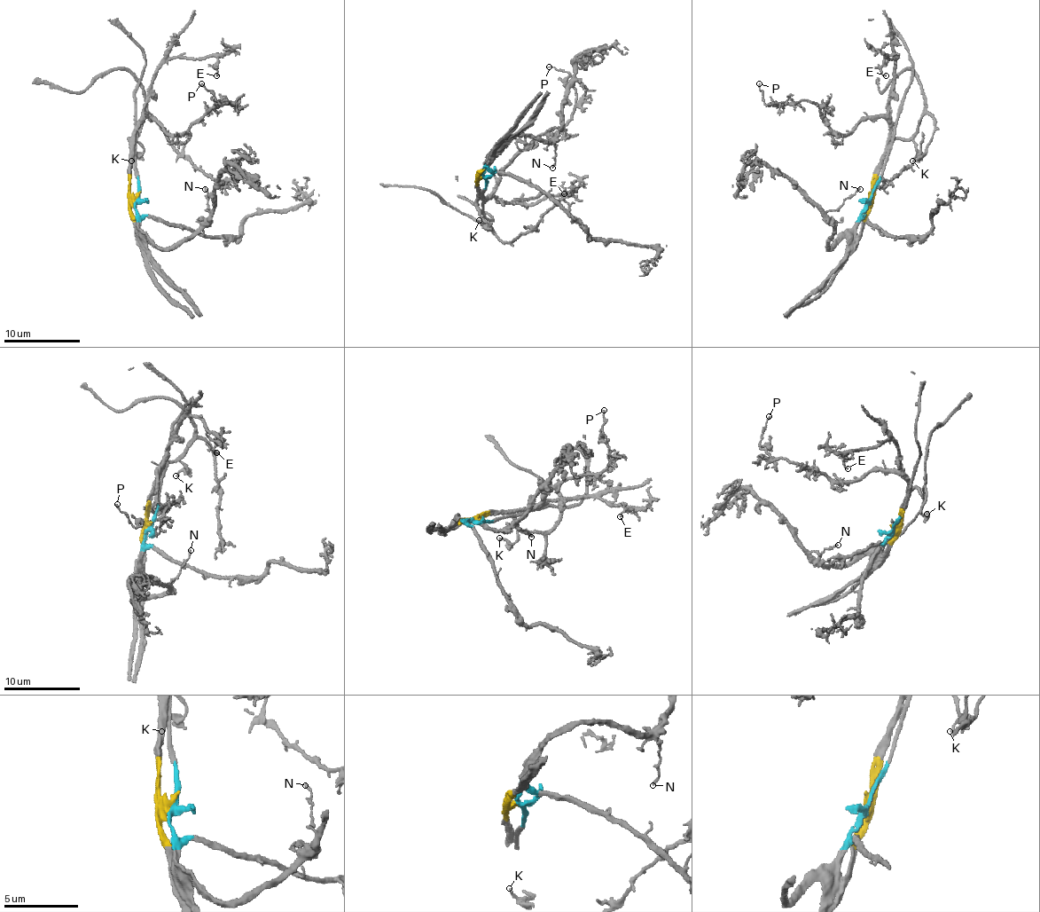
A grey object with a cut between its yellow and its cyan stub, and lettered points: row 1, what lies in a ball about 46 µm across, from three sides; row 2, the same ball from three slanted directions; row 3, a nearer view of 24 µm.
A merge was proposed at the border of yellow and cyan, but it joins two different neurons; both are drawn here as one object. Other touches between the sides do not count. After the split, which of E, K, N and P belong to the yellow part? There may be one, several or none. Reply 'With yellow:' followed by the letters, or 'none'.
With yellow: E, K, P

